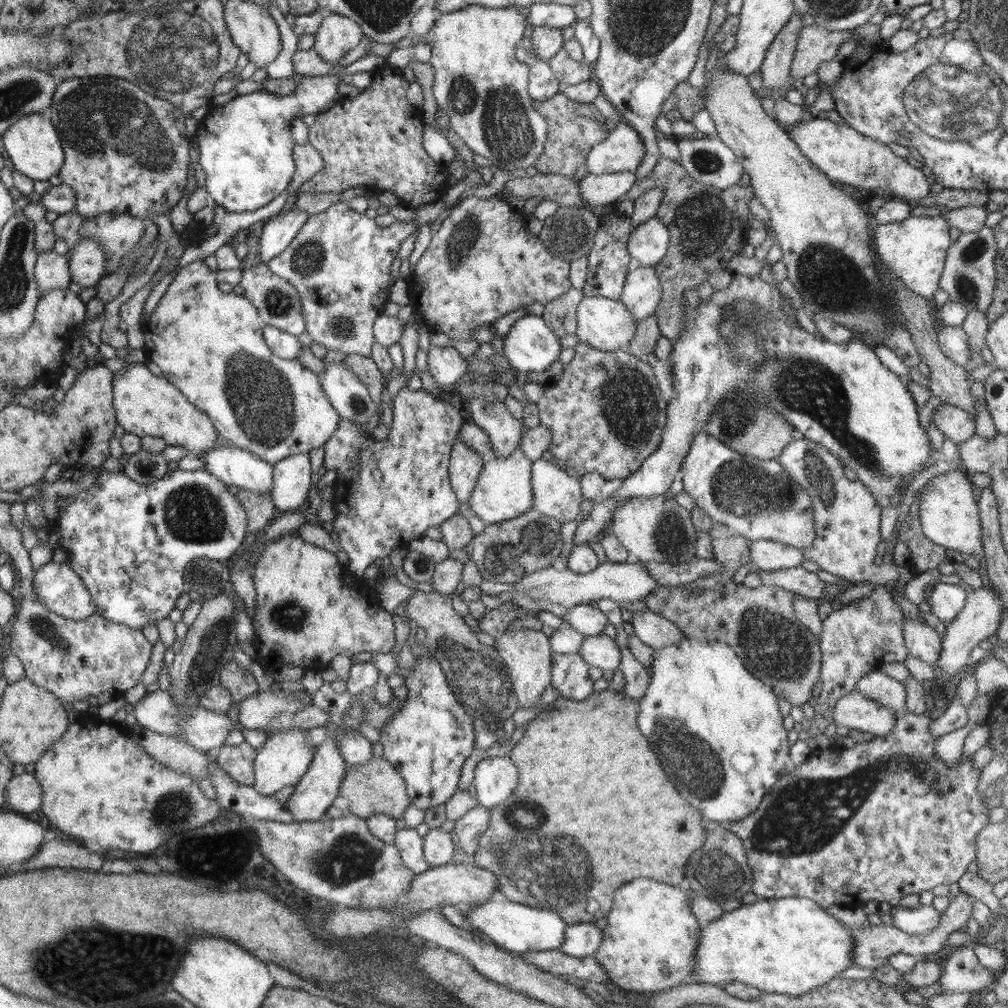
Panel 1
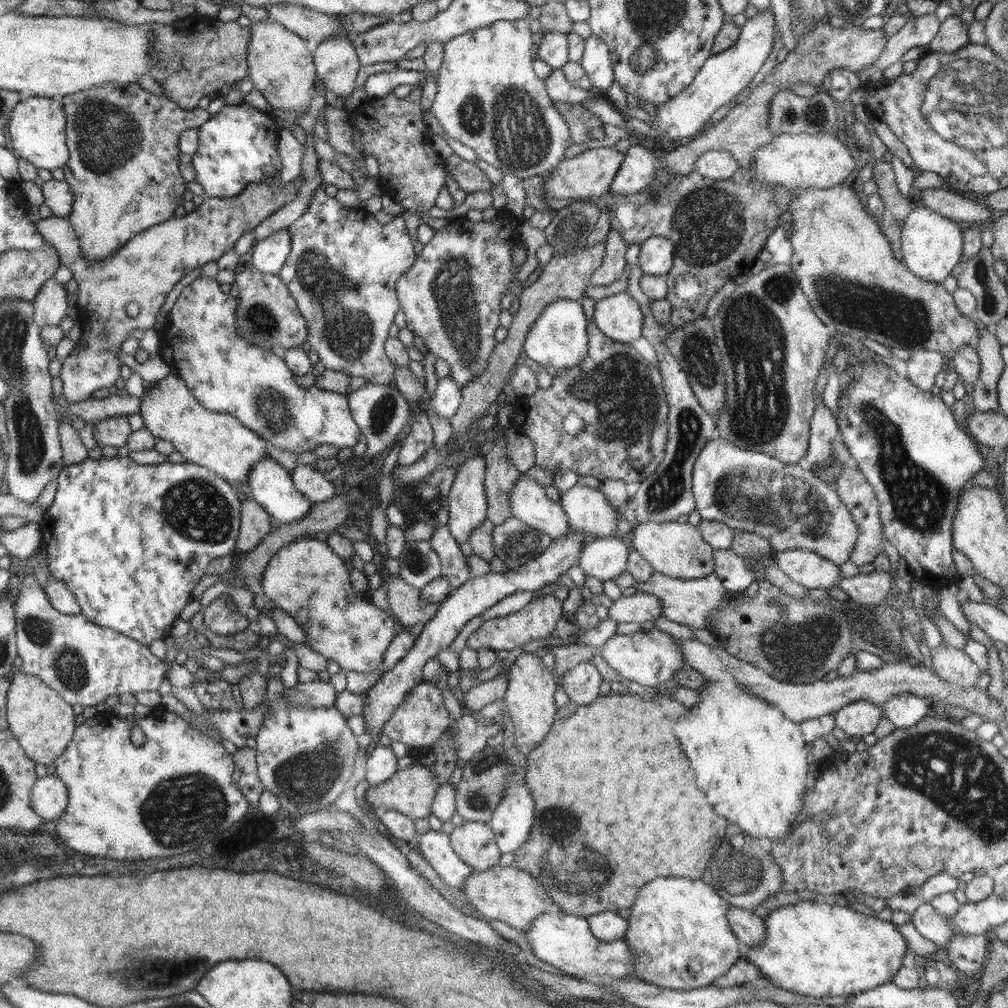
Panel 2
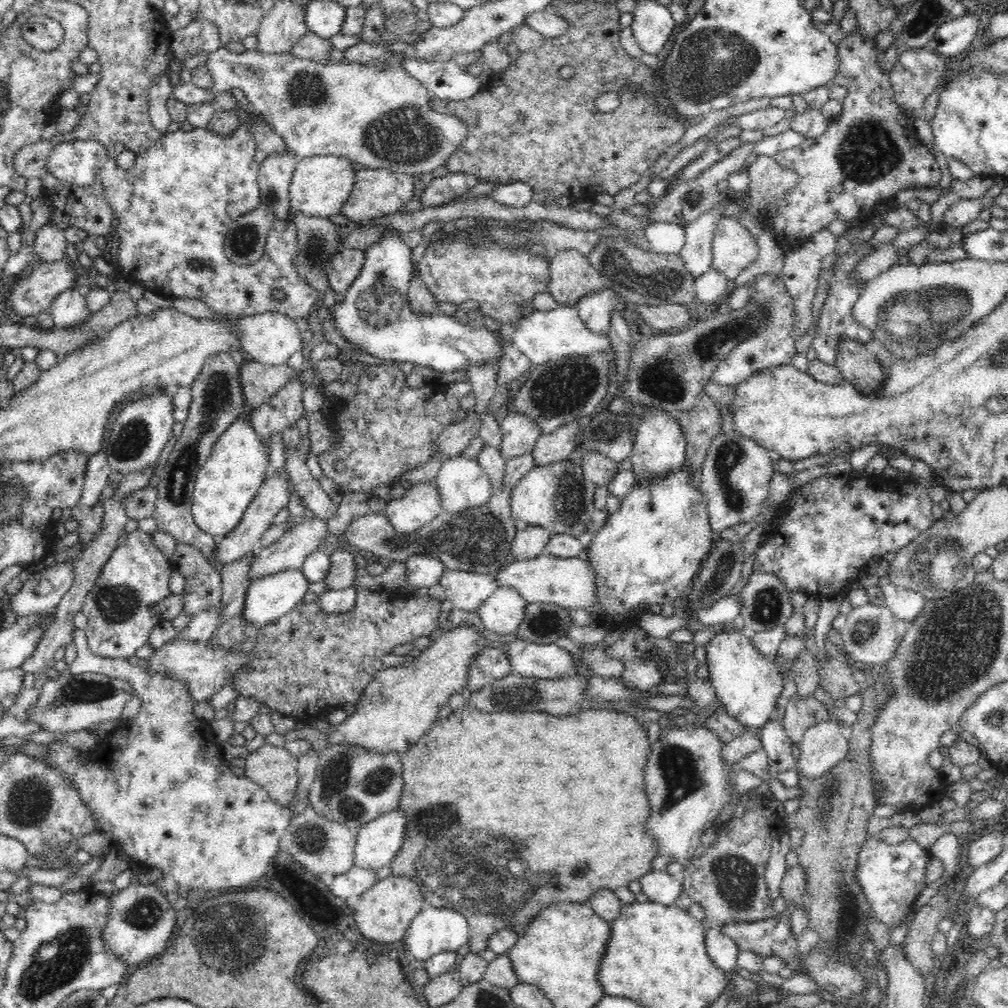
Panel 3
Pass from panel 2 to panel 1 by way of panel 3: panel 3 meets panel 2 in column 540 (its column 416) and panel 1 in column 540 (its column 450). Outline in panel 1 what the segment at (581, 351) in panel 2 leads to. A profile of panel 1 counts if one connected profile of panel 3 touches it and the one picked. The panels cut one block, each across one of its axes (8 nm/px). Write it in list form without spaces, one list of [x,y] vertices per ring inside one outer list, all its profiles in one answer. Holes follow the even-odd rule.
[[[526,314],[505,335],[504,356],[520,372],[544,372],[559,359],[562,350],[559,339],[544,318]]]

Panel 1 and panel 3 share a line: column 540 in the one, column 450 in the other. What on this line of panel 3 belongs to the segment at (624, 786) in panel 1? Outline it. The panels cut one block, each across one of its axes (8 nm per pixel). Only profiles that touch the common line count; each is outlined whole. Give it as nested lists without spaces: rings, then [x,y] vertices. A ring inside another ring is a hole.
[[[466,702],[456,711],[452,711],[447,718],[434,721],[426,734],[400,754],[403,787],[397,808],[406,815],[407,825],[404,831],[404,846],[389,864],[391,874],[408,877],[416,882],[427,904],[464,915],[469,924],[469,952],[474,954],[484,952],[491,934],[510,929],[510,926],[528,925],[546,906],[562,902],[587,903],[598,889],[609,888],[615,891],[619,886],[628,886],[628,883],[640,880],[652,871],[651,863],[660,852],[656,840],[652,839],[652,835],[648,835],[644,826],[650,810],[644,790],[645,764],[652,747],[646,736],[647,729],[642,725],[636,717],[613,709],[586,709],[570,716],[557,717],[528,710],[486,712]]]

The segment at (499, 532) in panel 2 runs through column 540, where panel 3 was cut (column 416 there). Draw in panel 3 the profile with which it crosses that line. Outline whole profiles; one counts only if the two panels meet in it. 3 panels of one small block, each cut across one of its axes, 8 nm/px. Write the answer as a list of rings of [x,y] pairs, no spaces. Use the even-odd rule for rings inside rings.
[[[530,451],[506,459],[503,490],[493,494],[489,502],[458,513],[442,511],[440,516],[412,534],[398,534],[384,514],[368,513],[351,521],[341,537],[352,549],[369,550],[378,557],[388,557],[396,562],[406,562],[411,556],[422,553],[436,557],[444,563],[446,569],[494,574],[502,566],[516,561],[510,552],[510,545],[520,523],[512,516],[510,498],[513,486],[528,474],[534,465],[534,455]]]

